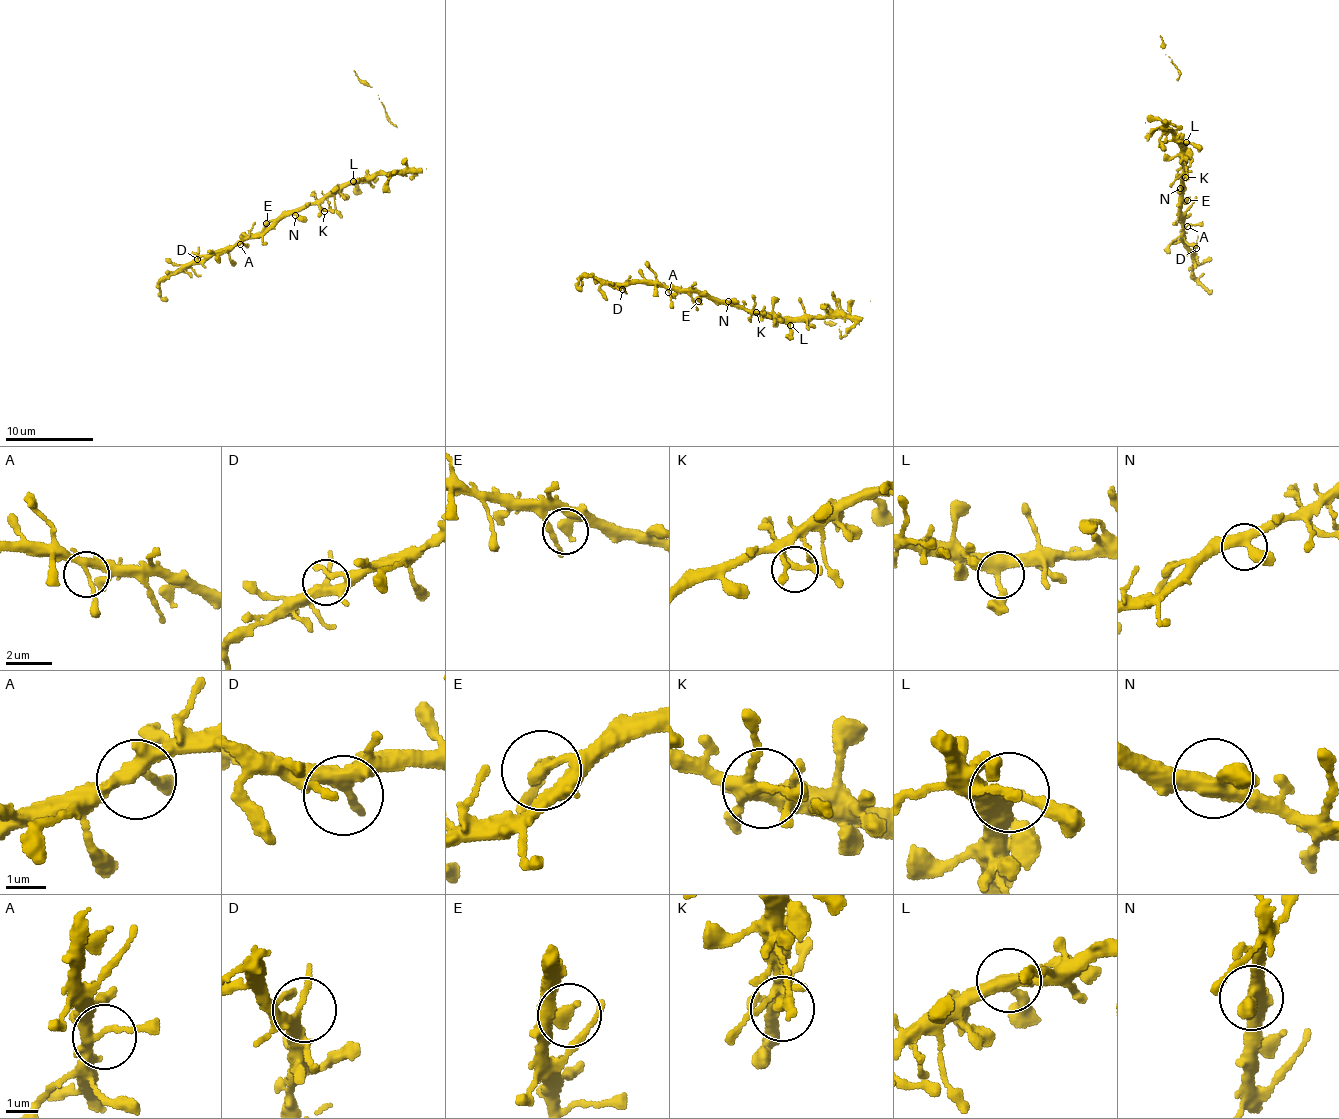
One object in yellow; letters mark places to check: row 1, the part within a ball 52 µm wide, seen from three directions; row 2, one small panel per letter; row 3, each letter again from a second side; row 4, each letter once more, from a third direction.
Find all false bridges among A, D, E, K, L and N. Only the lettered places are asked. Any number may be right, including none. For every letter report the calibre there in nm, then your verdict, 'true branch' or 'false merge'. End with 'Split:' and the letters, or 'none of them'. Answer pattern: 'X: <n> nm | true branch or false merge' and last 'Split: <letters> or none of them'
A: 280 nm | true branch
D: 300 nm | true branch
E: 380 nm | true branch
K: 220 nm | true branch
L: 360 nm | true branch
N: 400 nm | true branch
Split: none of them

